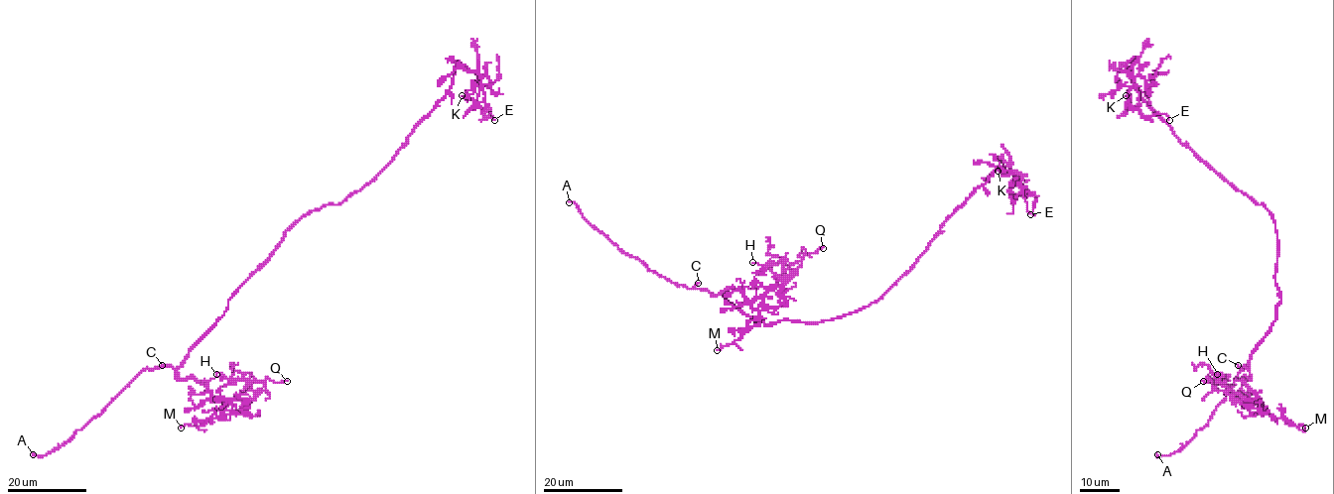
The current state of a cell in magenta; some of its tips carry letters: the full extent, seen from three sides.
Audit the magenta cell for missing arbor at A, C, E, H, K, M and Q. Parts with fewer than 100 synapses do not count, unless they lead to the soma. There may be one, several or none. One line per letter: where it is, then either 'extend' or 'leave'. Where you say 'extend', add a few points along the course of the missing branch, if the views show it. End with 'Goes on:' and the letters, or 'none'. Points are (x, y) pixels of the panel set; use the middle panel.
A: at (569, 202); extend
C: at (698, 283); leave
E: at (1030, 214); leave
H: at (752, 262); leave
K: at (998, 171); leave
M: at (717, 350); leave
Q: at (823, 248); leave
Goes on: A

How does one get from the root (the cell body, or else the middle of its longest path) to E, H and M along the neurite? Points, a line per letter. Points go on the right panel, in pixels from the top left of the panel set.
E: (1275, 226), (1262, 204), (1180, 141), (1125, 64), (1133, 81), (1130, 104), (1143, 116), (1158, 112), (1169, 120)
H: (1275, 226), (1280, 302), (1243, 380), (1255, 398), (1235, 394), (1217, 374)
M: (1275, 226), (1280, 302), (1243, 380), (1252, 402), (1271, 418), (1305, 428)

